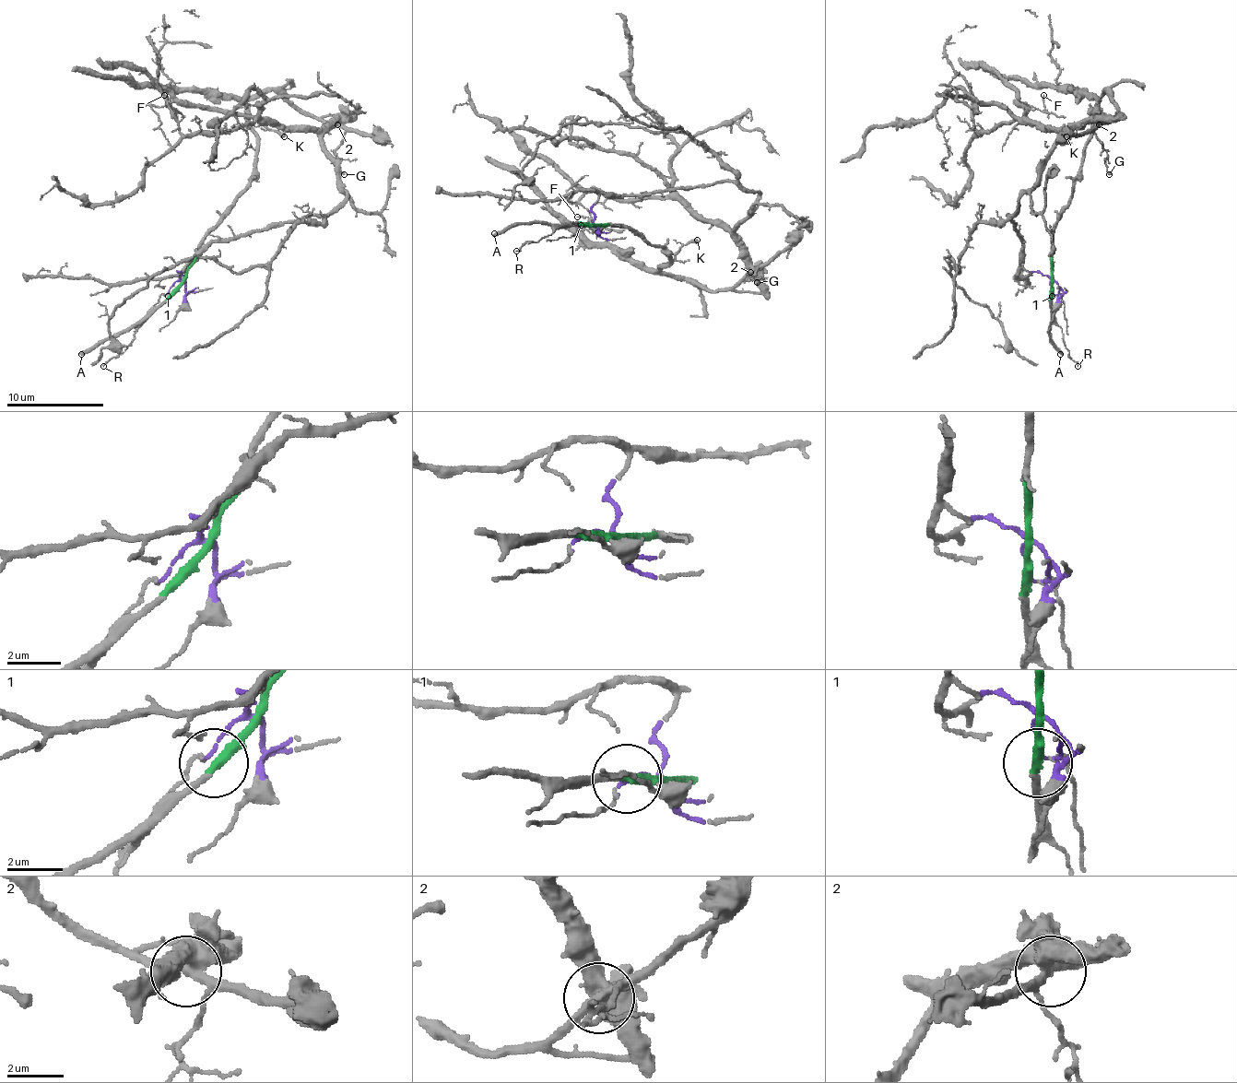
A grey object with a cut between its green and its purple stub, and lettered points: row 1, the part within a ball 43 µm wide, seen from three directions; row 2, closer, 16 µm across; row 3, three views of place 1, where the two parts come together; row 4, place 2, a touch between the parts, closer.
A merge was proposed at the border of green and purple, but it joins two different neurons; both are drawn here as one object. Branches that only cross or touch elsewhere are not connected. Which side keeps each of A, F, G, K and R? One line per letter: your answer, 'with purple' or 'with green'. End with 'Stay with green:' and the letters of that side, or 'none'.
A: with green
F: with purple
G: with green
K: with green
R: with green
Stay with green: A, G, K, R

